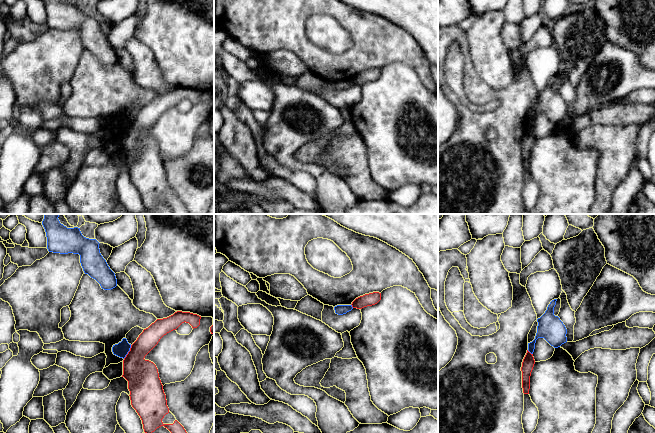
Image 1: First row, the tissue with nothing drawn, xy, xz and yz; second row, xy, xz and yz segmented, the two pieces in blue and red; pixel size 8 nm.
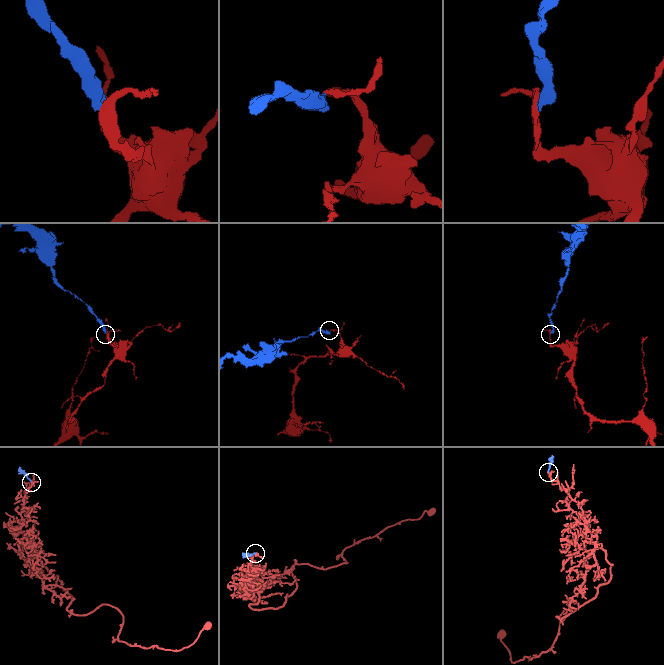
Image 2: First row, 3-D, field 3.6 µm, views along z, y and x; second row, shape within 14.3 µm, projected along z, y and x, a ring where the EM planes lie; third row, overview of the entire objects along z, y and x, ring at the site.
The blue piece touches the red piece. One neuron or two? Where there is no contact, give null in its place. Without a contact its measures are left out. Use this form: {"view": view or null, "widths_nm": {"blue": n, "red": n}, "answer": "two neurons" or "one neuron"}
{"view": "xy", "widths_nm": {"blue": 120, "red": 260}, "answer": "two neurons"}

